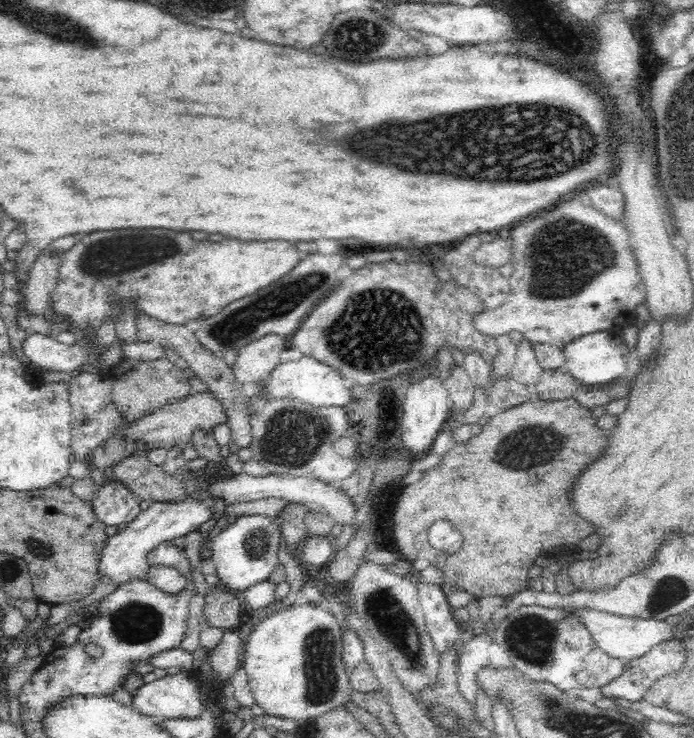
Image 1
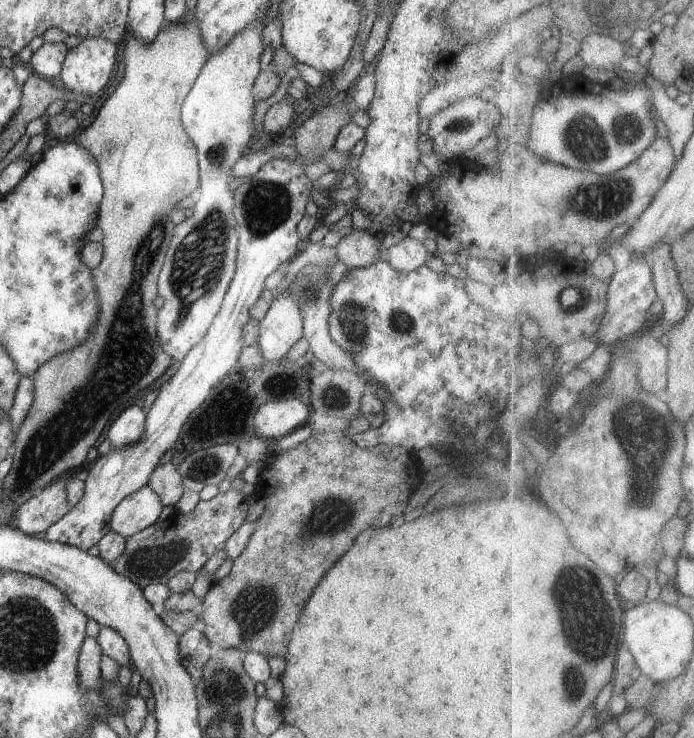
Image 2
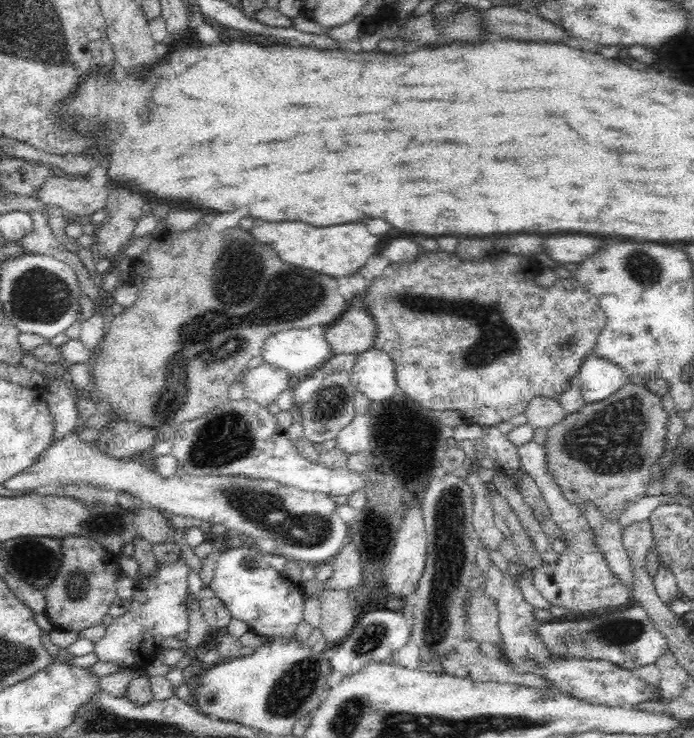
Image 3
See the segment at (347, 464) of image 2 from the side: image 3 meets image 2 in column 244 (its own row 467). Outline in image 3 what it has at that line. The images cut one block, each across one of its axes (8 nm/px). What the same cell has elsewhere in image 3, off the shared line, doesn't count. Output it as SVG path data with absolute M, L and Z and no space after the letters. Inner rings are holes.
M629 379L615 394L600 402L586 404L548 429L543 444L548 457L548 471L554 475L553 481L562 489L564 498L582 506L581 512L585 512L584 502L592 502L606 520L618 520L626 502L647 495L652 466L664 452L668 420L670 415L664 410L661 397L654 395L642 380Z

